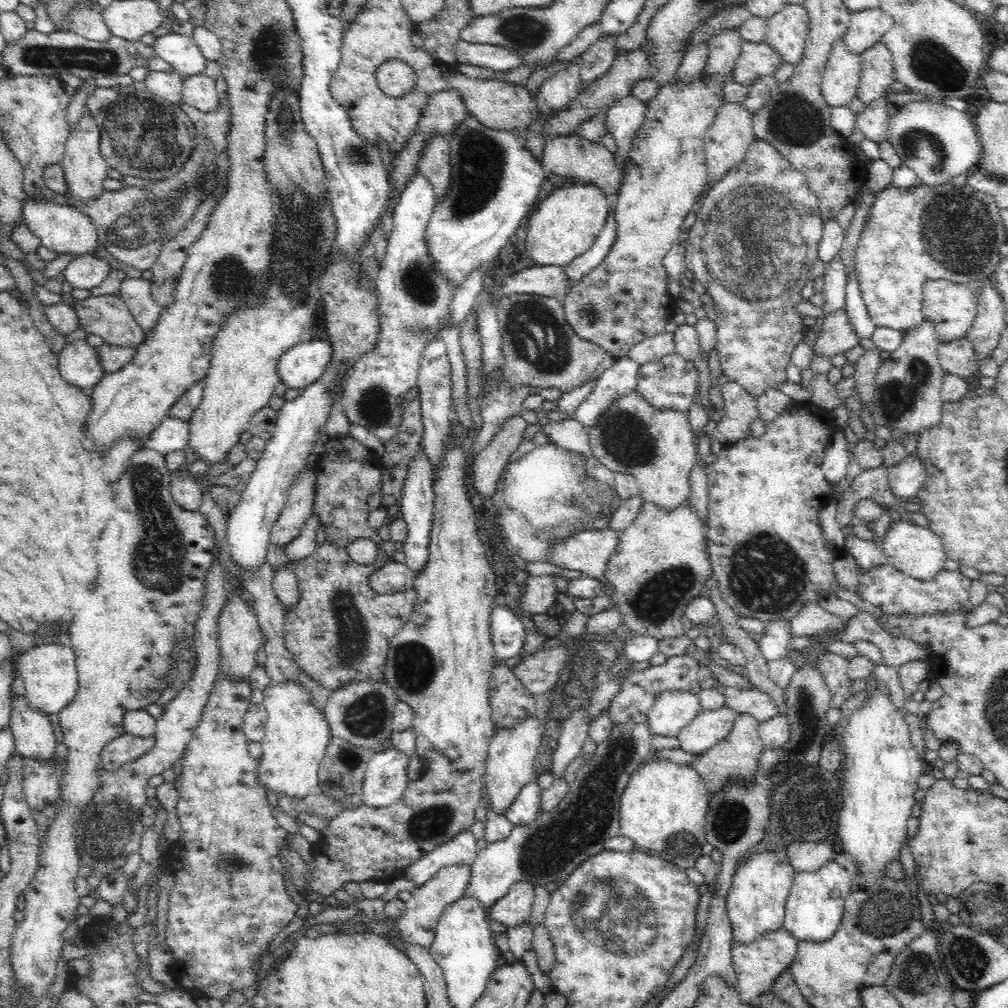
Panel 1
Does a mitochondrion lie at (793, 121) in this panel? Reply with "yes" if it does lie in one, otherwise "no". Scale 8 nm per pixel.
yes

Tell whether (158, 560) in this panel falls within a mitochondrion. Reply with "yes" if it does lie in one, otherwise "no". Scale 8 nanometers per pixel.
yes

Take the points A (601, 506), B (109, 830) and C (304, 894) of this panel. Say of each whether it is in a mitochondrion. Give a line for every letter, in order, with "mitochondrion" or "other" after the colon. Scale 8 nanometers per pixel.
A: mitochondrion
B: mitochondrion
C: other

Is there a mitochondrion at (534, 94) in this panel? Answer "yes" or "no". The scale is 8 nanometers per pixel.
no

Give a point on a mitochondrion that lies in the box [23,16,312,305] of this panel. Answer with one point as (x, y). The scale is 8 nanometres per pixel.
(144, 219)

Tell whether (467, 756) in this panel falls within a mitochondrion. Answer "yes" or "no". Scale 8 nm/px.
no

